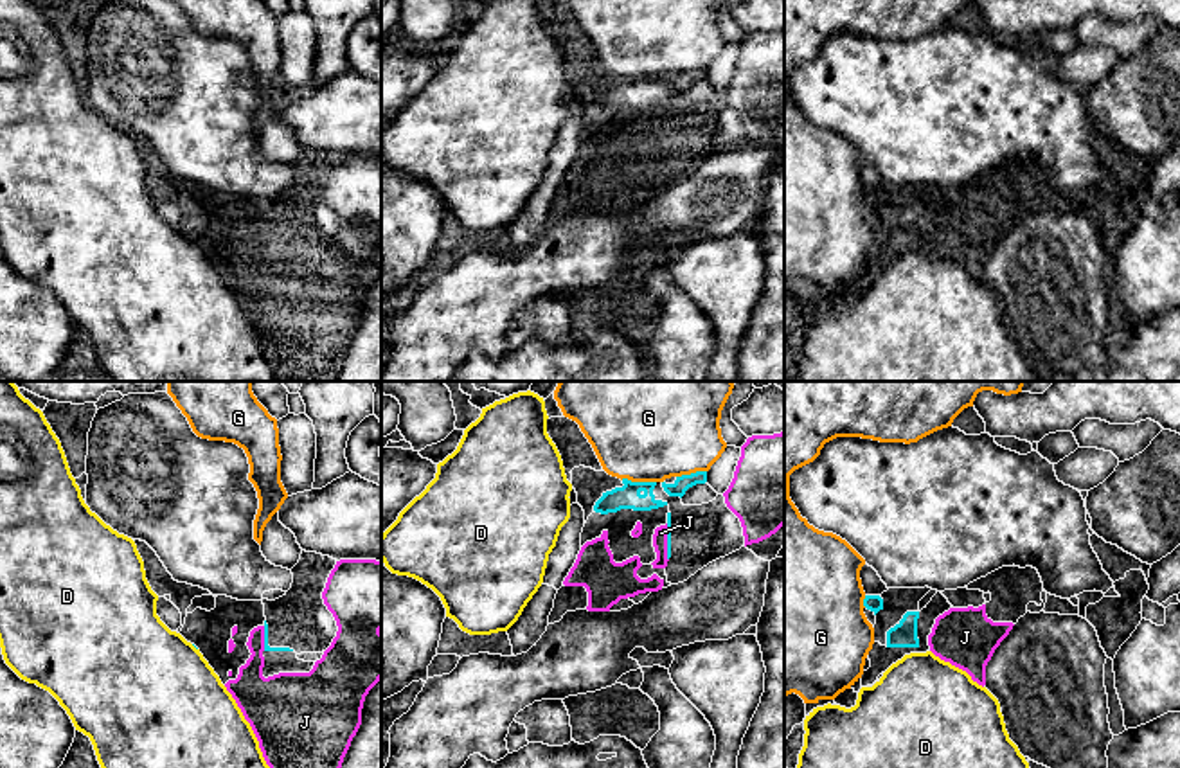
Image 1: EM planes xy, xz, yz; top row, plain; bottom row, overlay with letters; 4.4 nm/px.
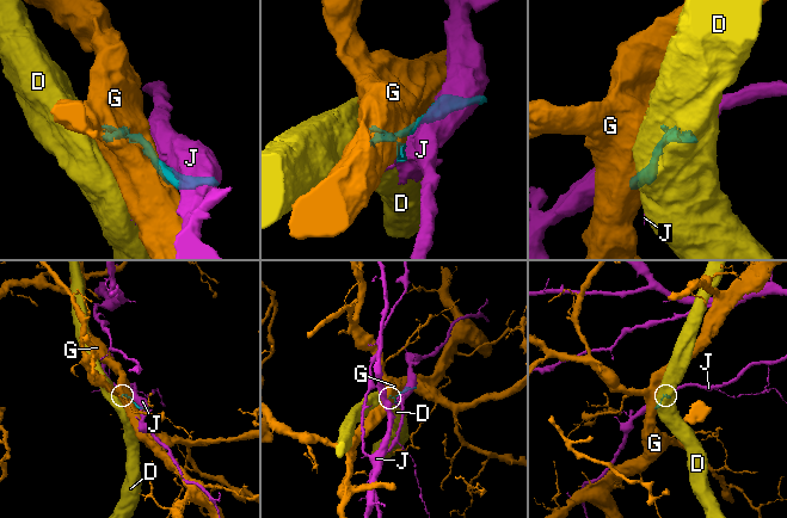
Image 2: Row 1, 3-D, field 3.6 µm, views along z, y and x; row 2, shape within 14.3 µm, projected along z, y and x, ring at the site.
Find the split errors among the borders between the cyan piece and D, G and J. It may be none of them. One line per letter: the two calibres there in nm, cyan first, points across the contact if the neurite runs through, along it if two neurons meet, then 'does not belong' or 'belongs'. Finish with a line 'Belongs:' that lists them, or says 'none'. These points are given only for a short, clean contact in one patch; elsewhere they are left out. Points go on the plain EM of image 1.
D: calibres 20 and 500 nm; border xy (191, 241), (196, 247); does not belong
G: calibres 110 and 360 nm; does not belong
J: calibres 20 and 60 nm; does not belong
Belongs: none

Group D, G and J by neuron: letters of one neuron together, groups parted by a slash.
D / G / J

